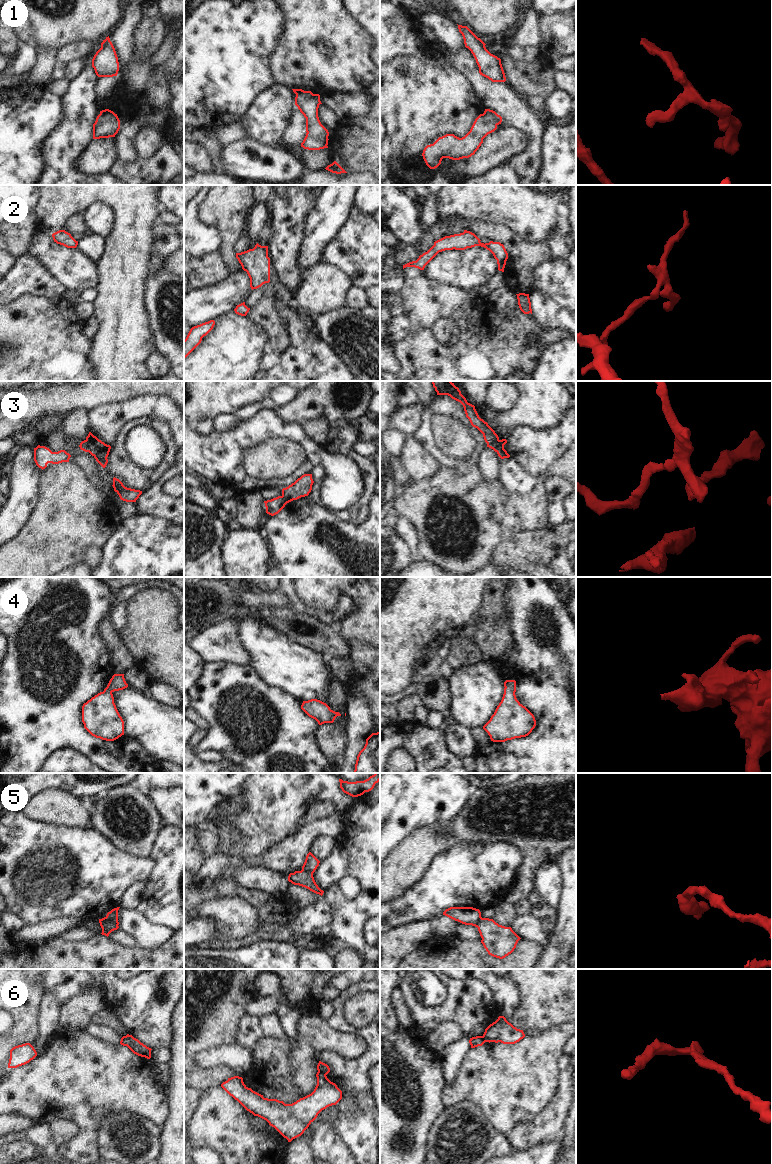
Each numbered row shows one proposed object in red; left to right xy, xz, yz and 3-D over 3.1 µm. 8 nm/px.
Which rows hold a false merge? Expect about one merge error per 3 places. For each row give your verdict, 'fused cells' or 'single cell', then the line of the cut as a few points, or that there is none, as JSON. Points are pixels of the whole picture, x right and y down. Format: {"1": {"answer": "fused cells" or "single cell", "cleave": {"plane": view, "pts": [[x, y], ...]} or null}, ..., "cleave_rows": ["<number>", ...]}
{"1": {"answer": "single cell", "cleave": null}, "2": {"answer": "single cell", "cleave": null}, "3": {"answer": "fused cells", "cleave": {"plane": "xy", "pts": [[85, 440], [89, 451]]}}, "4": {"answer": "single cell", "cleave": null}, "5": {"answer": "fused cells", "cleave": {"plane": "xy", "pts": [[105, 917], [108, 921], [117, 925]]}}, "6": {"answer": "fused cells", "cleave": {"plane": "xz", "pts": [[318, 1070], [326, 1074]]}}, "cleave_rows": ["3", "5", "6"]}

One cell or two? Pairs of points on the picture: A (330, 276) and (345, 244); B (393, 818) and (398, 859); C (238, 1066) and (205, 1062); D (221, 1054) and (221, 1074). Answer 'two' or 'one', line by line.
A: two
B: two
C: one
D: two

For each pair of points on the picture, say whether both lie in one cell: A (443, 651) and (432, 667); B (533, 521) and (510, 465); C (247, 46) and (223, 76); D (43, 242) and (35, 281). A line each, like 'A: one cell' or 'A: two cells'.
A: one cell
B: two cells
C: one cell
D: two cells

